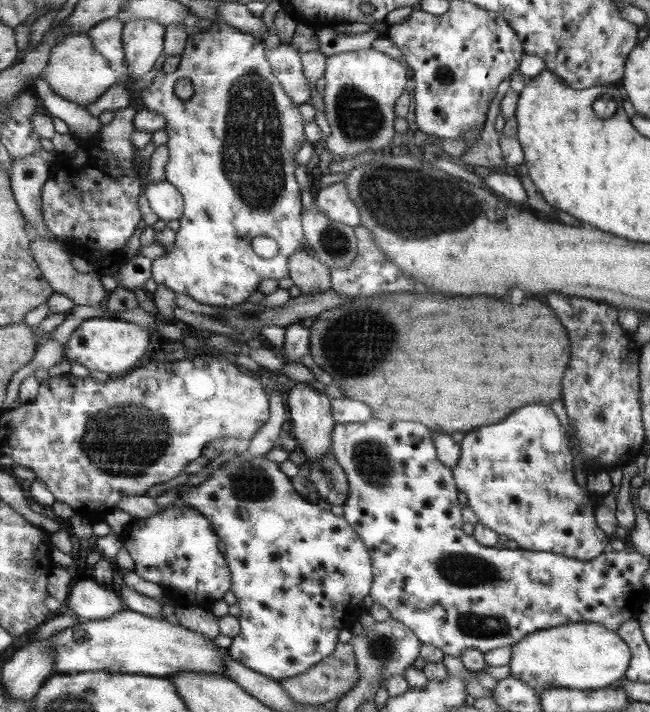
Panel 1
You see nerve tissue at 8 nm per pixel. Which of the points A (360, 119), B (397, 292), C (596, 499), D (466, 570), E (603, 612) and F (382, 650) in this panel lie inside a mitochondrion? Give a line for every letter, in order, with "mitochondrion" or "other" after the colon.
A: mitochondrion
B: other
C: other
D: mitochondrion
E: other
F: mitochondrion

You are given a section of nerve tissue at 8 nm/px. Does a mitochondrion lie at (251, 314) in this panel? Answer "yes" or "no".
no

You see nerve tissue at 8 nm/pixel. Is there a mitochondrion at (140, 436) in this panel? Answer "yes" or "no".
yes

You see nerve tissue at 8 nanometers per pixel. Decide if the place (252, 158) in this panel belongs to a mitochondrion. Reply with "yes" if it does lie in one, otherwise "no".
yes

